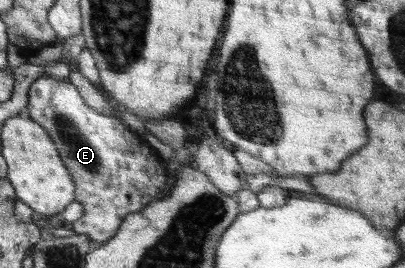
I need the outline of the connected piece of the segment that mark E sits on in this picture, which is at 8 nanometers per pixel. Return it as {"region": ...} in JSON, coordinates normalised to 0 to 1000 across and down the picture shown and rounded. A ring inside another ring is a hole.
{"region":[[[116,272],[91,291],[69,336],[62,425],[109,478],[143,556],[143,575],[183,675],[185,746],[207,769],[207,799],[168,843],[180,851],[185,873],[220,881],[232,914],[249,914],[281,881],[311,802],[348,787],[365,757],[385,746],[398,701],[412,687],[415,604],[370,545],[360,545],[341,507],[331,507],[306,451],[286,433],[262,433],[215,392],[193,332],[168,299],[148,302]]]}

